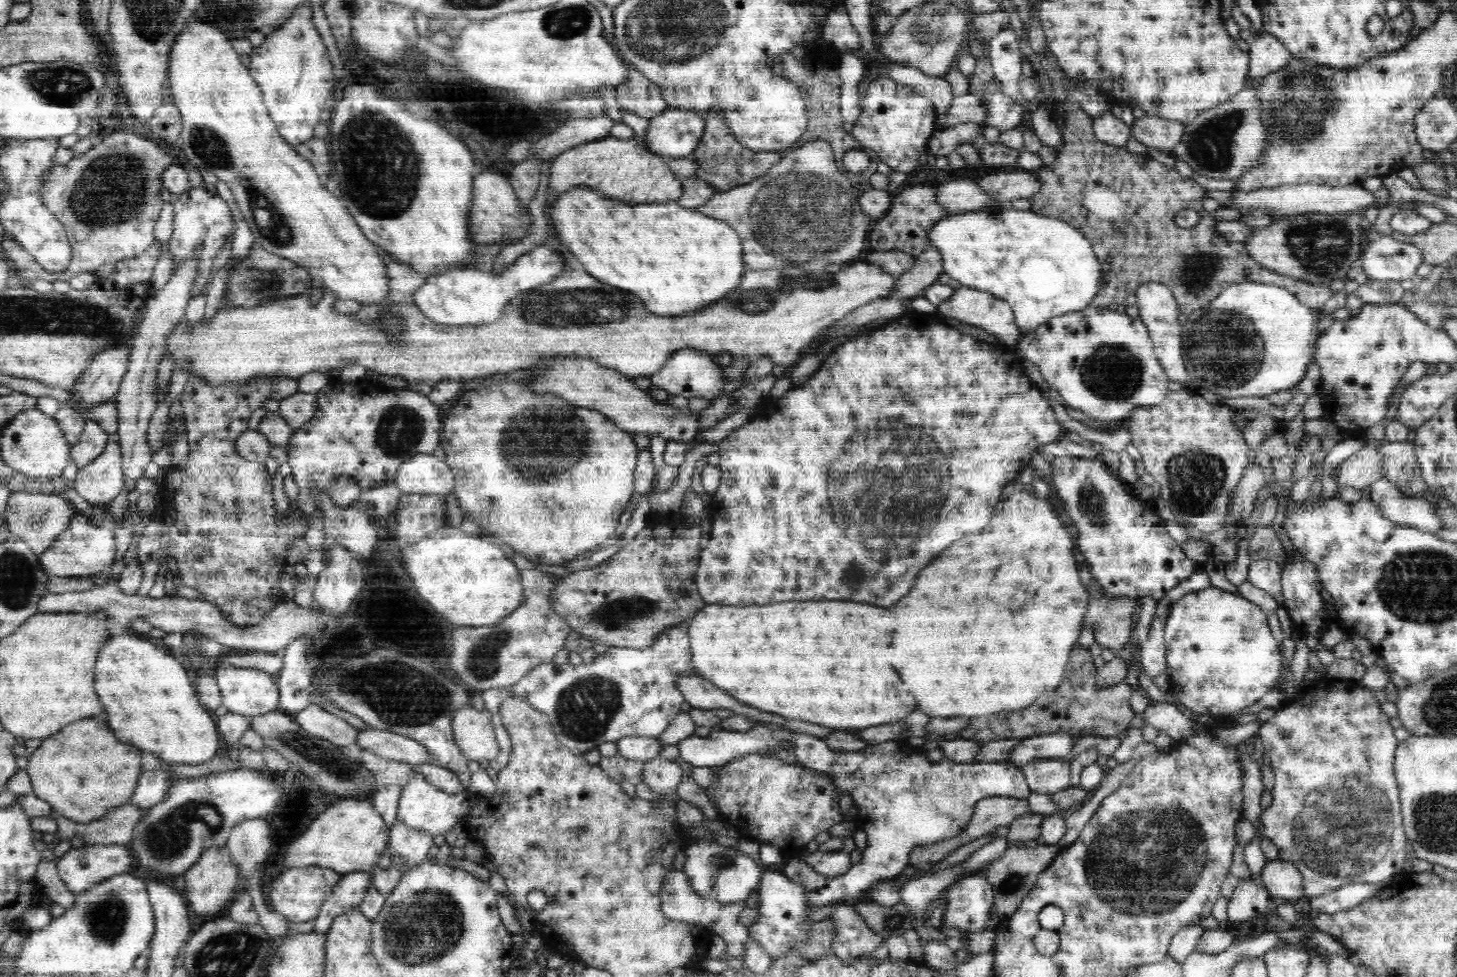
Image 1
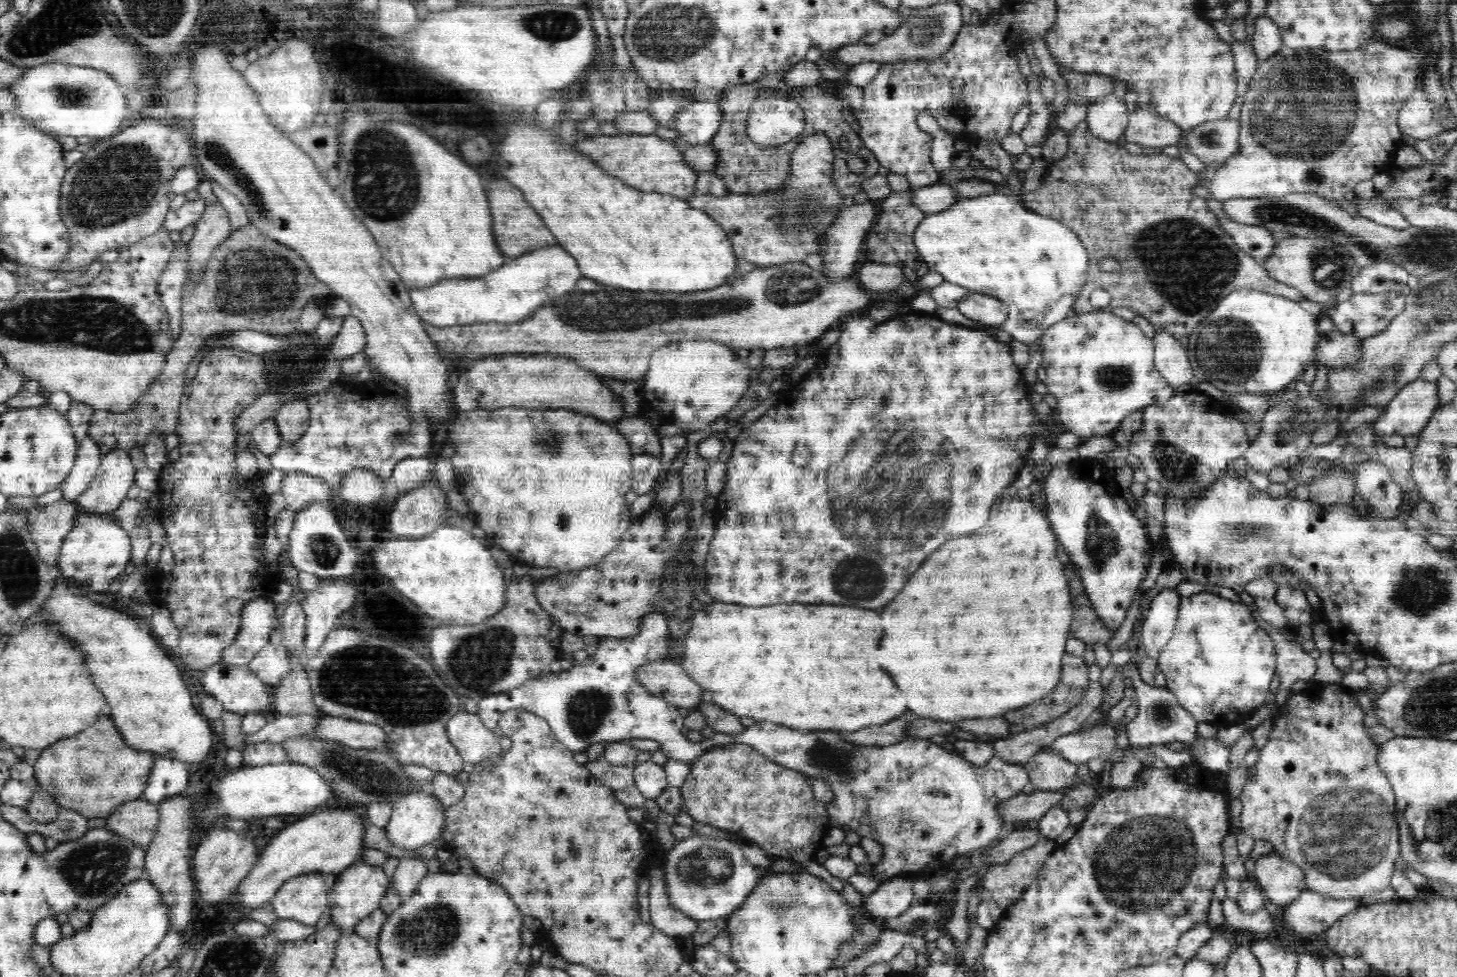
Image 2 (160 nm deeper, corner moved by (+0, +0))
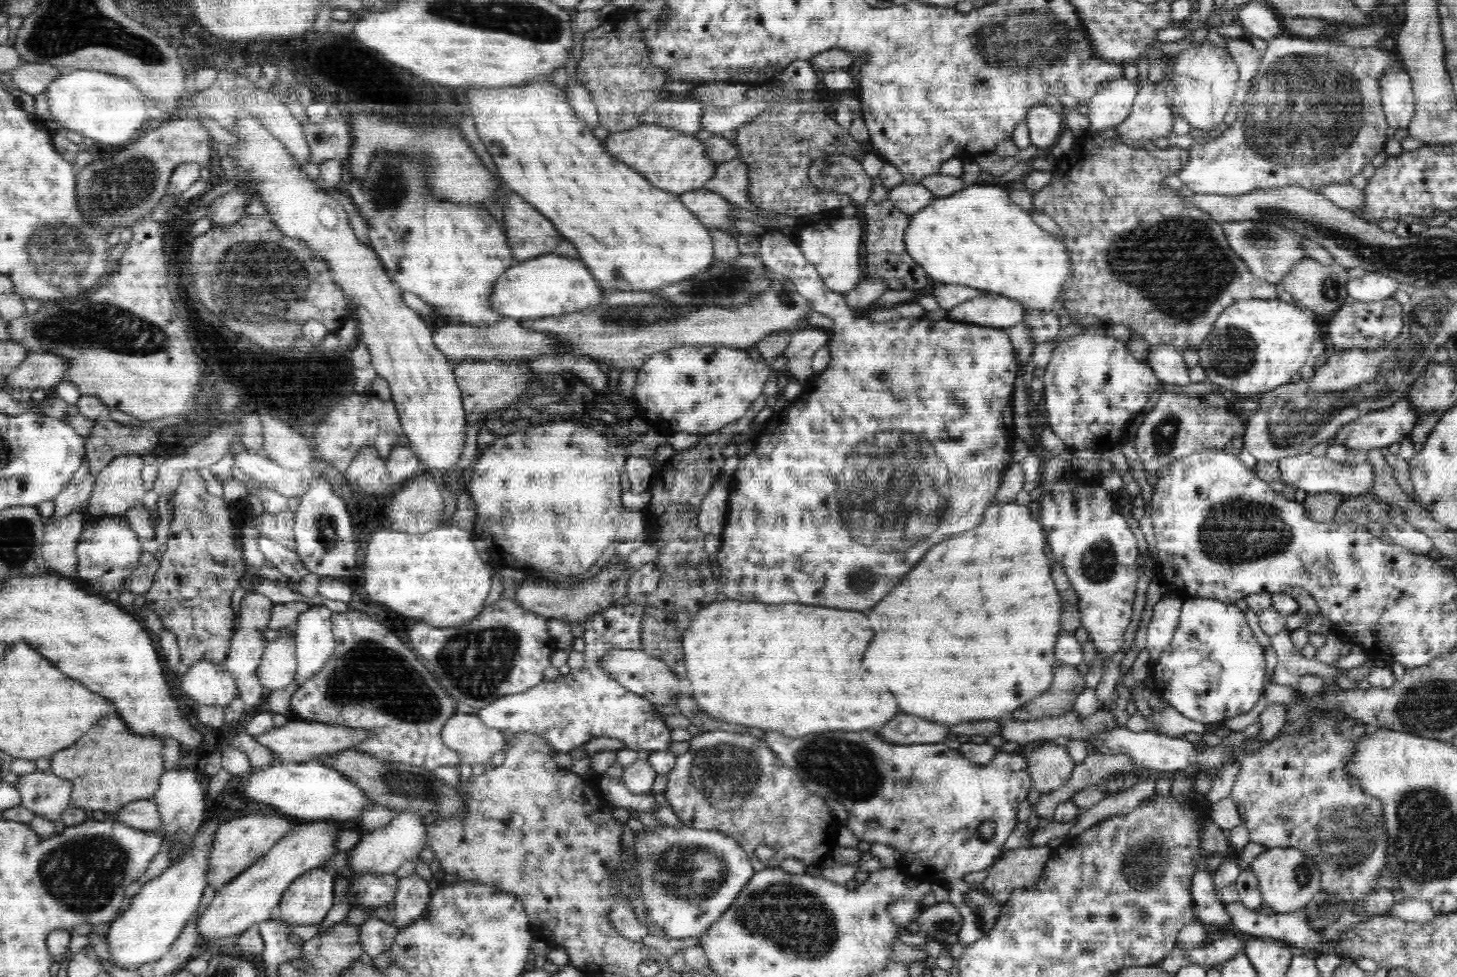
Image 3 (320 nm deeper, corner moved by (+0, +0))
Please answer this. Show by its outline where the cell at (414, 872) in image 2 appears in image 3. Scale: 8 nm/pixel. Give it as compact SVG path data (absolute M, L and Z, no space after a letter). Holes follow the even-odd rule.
M416 874L398 880L395 896L395 919L391 922L398 930L411 921L418 920L427 910L430 902L428 881Z

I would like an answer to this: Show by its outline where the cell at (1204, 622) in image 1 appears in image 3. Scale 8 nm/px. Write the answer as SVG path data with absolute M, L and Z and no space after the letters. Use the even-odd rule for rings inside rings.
M1185 598L1182 604L1180 623L1169 646L1151 667L1152 687L1167 703L1184 716L1202 724L1220 723L1238 714L1250 712L1258 702L1264 678L1264 647L1256 641L1245 614L1235 603L1214 600L1213 598Z

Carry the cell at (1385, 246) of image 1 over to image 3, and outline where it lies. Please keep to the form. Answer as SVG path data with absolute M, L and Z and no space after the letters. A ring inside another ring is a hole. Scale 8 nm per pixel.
M1367 272L1362 278L1349 280L1347 294L1355 301L1374 302L1391 297L1394 292L1403 288L1398 281L1380 272Z

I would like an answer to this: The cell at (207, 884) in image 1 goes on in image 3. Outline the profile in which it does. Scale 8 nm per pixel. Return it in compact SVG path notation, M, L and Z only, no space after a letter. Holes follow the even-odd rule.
M256 812L256 814L240 814L221 826L214 832L214 844L207 857L206 882L208 886L218 890L236 878L241 872L250 868L259 858L262 858L286 832L290 832L294 820L286 820L279 813Z

